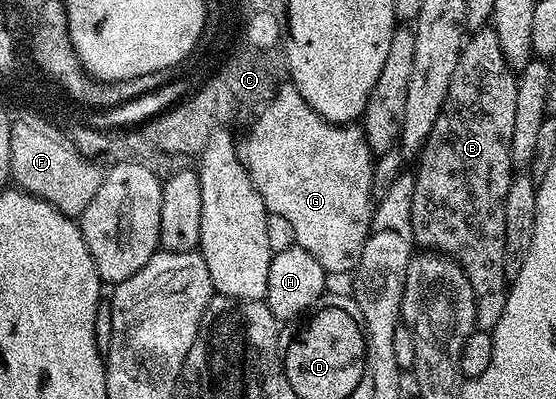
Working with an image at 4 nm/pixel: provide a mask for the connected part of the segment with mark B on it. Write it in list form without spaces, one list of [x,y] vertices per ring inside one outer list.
[[[483,27],[473,30],[472,36],[463,44],[462,53],[458,57],[456,63],[456,71],[452,71],[452,83],[448,83],[448,99],[444,99],[444,107],[440,107],[440,115],[436,115],[436,123],[432,127],[432,131],[426,137],[426,143],[422,146],[420,156],[417,158],[416,164],[418,169],[414,173],[414,194],[412,195],[412,231],[414,232],[415,246],[421,247],[426,251],[441,253],[445,256],[454,258],[458,266],[468,275],[468,283],[472,283],[472,291],[474,296],[478,298],[478,312],[480,314],[480,325],[483,330],[493,331],[496,323],[500,319],[500,315],[504,315],[504,307],[506,306],[506,294],[508,292],[508,274],[506,272],[506,240],[504,239],[504,199],[508,199],[508,187],[516,176],[516,170],[512,163],[512,126],[516,120],[516,87],[518,86],[518,78],[515,70],[511,69],[508,59],[504,59],[504,51],[500,51],[500,39],[496,39],[496,31],[492,27]]]

